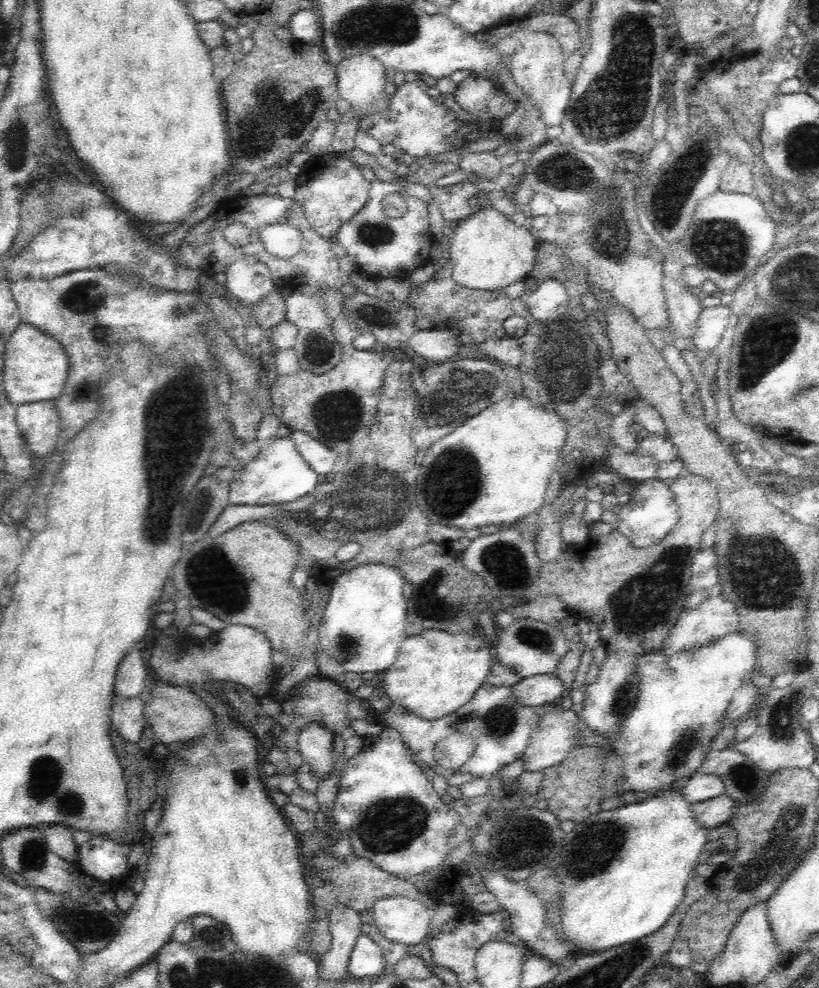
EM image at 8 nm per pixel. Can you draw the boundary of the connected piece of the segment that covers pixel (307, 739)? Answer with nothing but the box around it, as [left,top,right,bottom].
[298,722,334,782]

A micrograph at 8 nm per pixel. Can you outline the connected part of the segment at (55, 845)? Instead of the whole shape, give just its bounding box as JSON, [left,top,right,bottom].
[38,824,78,865]

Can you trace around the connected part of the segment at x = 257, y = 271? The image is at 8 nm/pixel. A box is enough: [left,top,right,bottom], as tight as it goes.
[221,257,277,308]

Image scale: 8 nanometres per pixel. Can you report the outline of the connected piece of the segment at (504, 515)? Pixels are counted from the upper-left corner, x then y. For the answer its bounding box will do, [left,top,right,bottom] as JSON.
[416,395,566,530]

